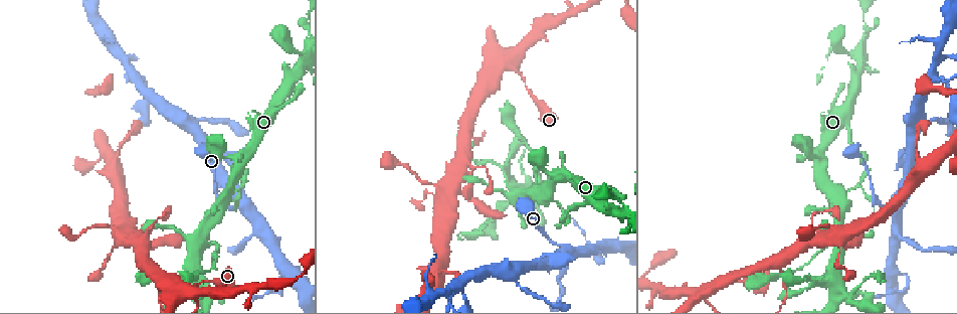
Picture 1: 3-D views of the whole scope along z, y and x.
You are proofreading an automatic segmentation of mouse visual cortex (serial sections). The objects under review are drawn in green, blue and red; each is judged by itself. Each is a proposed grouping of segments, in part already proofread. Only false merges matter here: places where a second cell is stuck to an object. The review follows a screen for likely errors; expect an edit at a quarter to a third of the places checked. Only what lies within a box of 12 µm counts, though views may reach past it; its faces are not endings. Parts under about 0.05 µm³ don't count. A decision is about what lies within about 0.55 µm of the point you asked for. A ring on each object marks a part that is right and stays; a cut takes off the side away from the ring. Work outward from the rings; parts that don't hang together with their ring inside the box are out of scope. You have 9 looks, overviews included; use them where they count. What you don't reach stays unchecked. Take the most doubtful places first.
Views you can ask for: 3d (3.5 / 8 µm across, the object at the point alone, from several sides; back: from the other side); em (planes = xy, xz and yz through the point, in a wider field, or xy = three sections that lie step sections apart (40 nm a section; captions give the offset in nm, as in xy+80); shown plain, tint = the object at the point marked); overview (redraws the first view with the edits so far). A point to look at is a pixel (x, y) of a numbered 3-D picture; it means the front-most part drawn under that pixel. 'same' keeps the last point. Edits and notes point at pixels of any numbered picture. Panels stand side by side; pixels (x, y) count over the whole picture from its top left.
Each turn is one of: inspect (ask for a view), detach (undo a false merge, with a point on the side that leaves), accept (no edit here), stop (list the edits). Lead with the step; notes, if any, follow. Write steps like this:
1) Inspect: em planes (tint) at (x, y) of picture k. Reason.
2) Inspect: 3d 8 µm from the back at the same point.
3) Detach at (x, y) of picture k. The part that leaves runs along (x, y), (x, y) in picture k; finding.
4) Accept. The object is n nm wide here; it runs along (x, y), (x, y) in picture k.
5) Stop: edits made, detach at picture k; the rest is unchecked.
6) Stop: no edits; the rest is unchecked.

Inspect: em xy step 3 (tint) at (201, 236) of picture 1. Abrupt turn.

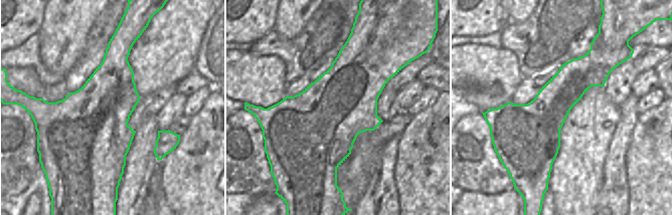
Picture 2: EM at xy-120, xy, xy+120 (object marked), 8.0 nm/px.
Inspect: 3d 3.5 µm from the back at the same point.

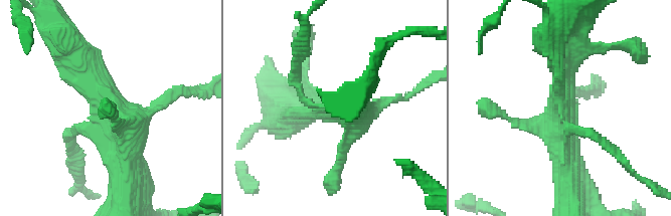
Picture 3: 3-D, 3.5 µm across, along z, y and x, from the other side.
Accept. The object is 650 nm wide here; it runs along (80, 52), (127, 124), (127, 173) in picture 3; one cell here.

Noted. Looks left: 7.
Inspect: 3d 3.5 µm at (503, 168) of picture 1. Sudden change in width.

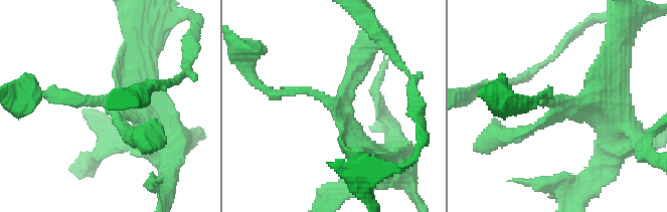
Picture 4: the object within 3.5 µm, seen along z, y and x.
Inspect: em xy step 2 (tint) at (105, 99) of picture 4. 3 arms meet here; the arms are 150, 150, 250 nm wide; now the EM.

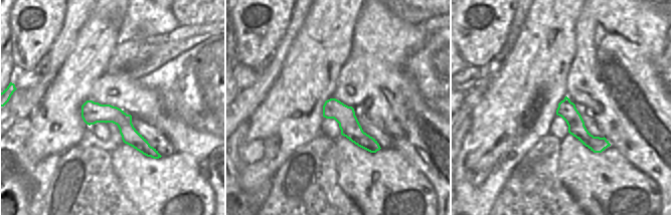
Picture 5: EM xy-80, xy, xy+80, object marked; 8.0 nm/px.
Accept. It runs along (84, 108), (112, 114), (156, 156) in picture 5; all the same cell.

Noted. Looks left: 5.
Inspect: 3d 8 µm from the back at (463, 134) of picture 1. Three arms meet.

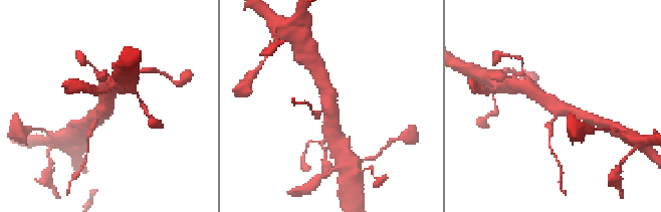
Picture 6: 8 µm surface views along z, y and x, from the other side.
Inspect: em xy step 5 (tint) at (556, 108) of picture 6. 3 arms meet here; the arms are 200, 400, 450 nm wide.

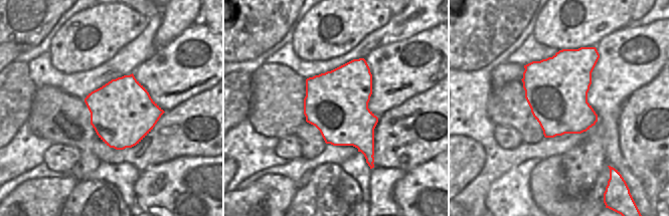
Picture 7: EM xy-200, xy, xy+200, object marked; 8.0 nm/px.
Detach at (551, 135) of picture 6. The part that leaves runs along (554, 119), (548, 137), (554, 157) in picture 6; a second cell is stuck on.

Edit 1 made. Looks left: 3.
Stop: edits made, detach at picture 6; the rest is unchecked.

